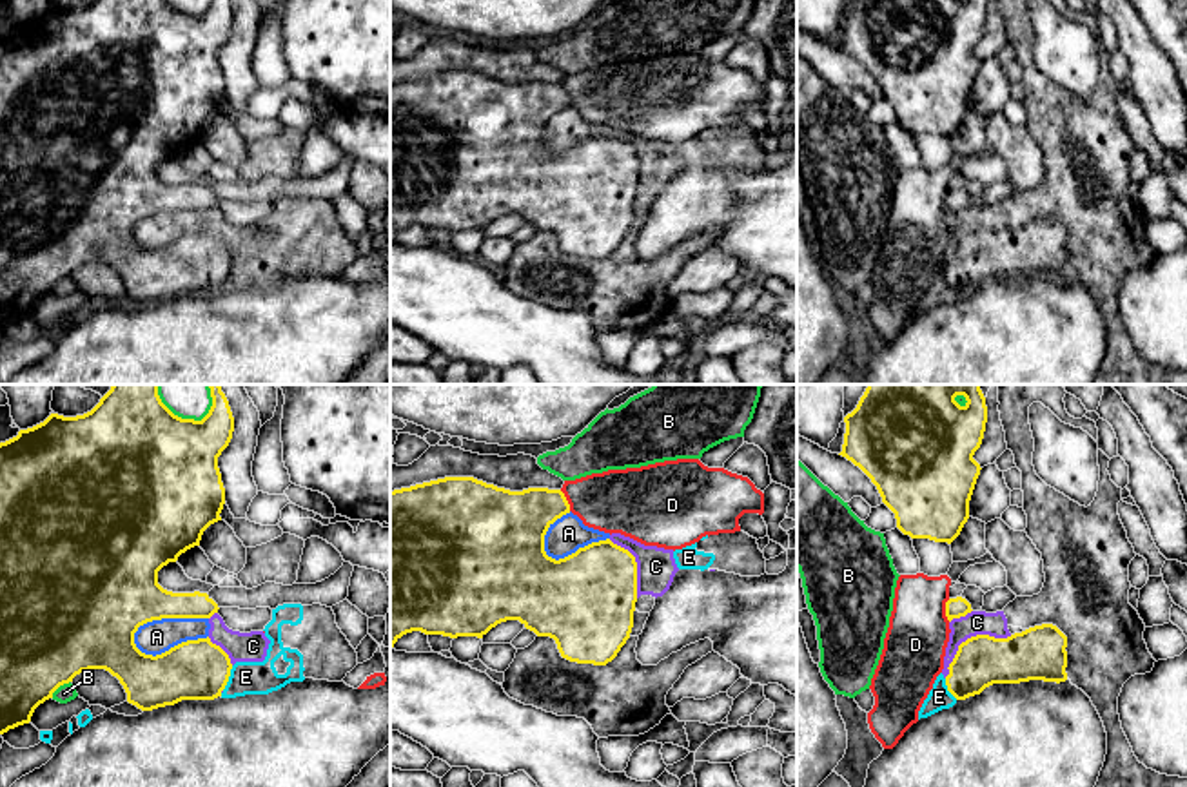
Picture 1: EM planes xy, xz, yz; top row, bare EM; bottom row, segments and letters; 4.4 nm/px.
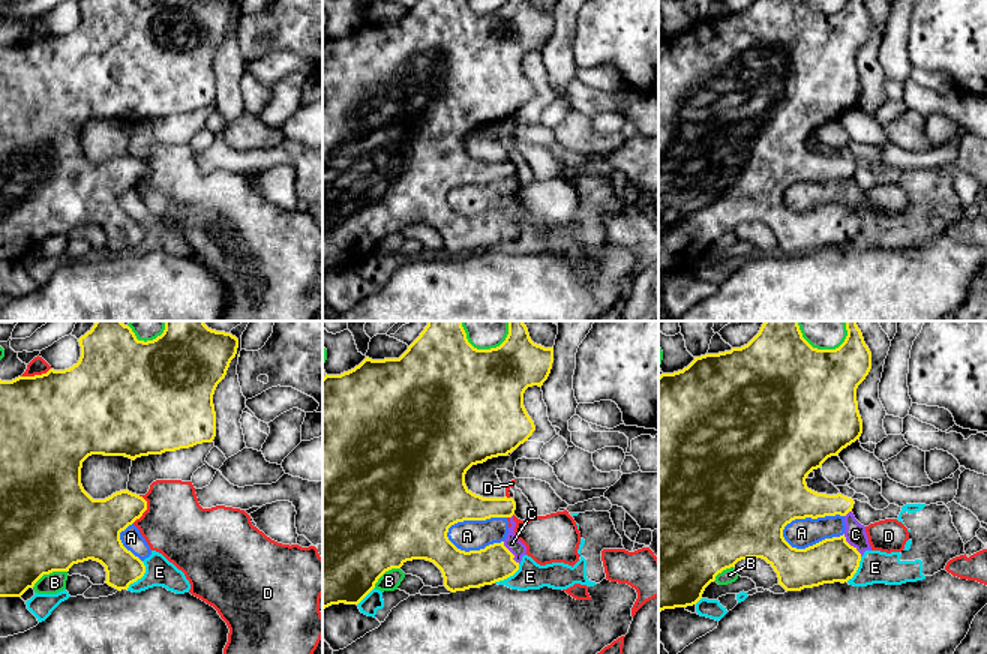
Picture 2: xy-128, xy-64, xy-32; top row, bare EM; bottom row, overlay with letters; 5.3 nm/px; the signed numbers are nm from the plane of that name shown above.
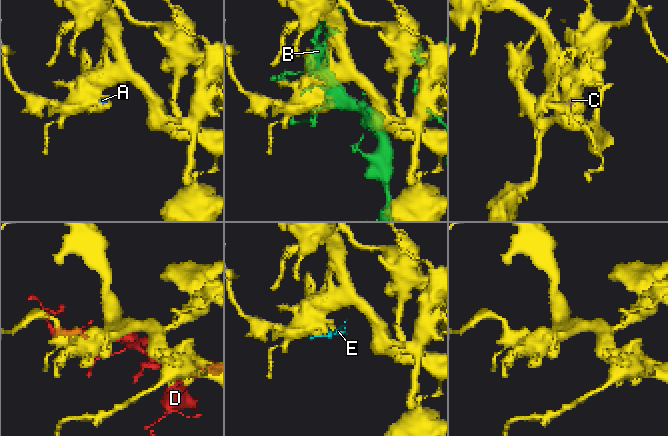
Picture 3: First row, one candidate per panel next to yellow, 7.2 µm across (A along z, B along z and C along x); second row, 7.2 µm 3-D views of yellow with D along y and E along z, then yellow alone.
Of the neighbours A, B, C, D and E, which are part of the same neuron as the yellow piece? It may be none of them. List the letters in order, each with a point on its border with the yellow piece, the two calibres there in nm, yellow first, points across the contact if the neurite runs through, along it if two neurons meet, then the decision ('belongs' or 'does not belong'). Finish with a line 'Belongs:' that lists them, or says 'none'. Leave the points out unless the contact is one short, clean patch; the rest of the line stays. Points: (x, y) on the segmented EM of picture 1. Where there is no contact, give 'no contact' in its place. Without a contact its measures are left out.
A: contact xy (166, 617); calibres 380 and 150 nm; does not belong
B: contact xy (180, 417); calibres 500 and 220 nm; does not belong
C: contact yz (971, 637); calibres 220 and 110 nm; does not belong
D: contact yz (946, 610); calibres 90 and 280 nm; does not belong
E: contact xy (227, 679); calibres 280 and 140 nm; does not belong
Belongs: none

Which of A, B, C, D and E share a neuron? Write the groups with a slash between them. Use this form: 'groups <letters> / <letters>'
groups A C E / B / D

